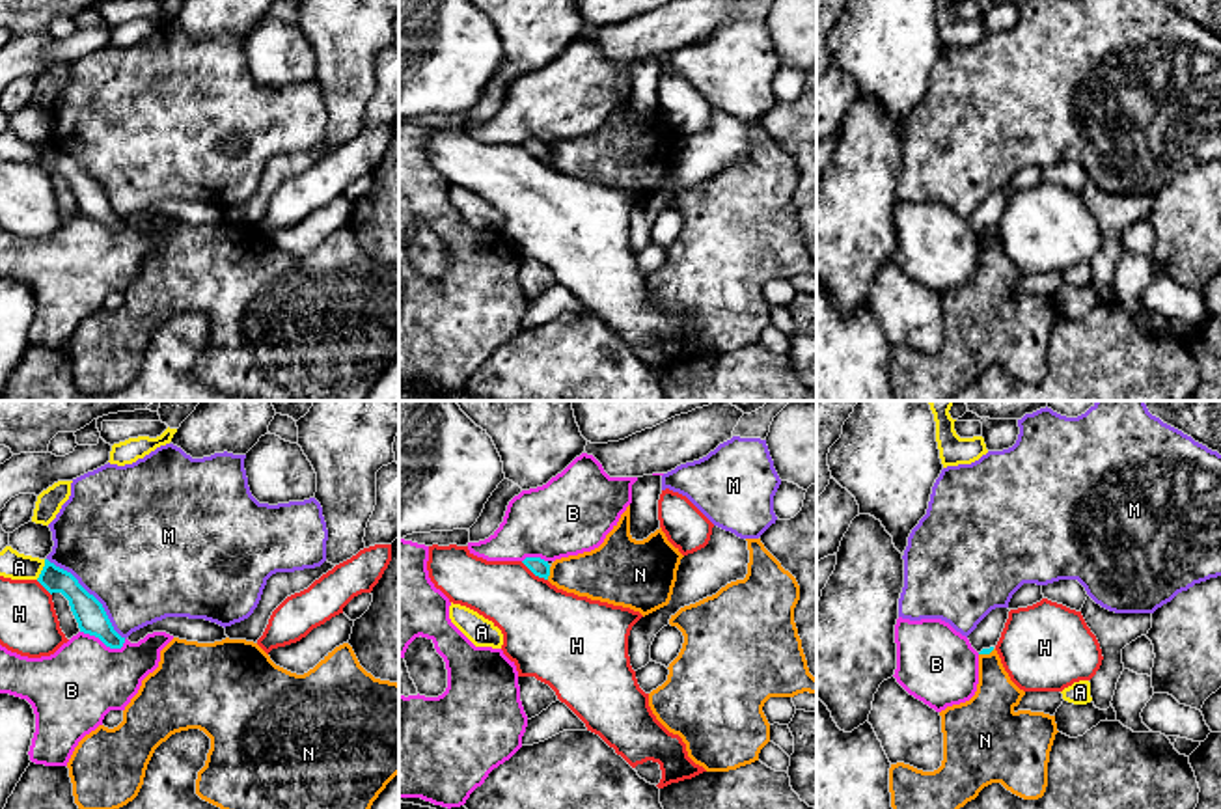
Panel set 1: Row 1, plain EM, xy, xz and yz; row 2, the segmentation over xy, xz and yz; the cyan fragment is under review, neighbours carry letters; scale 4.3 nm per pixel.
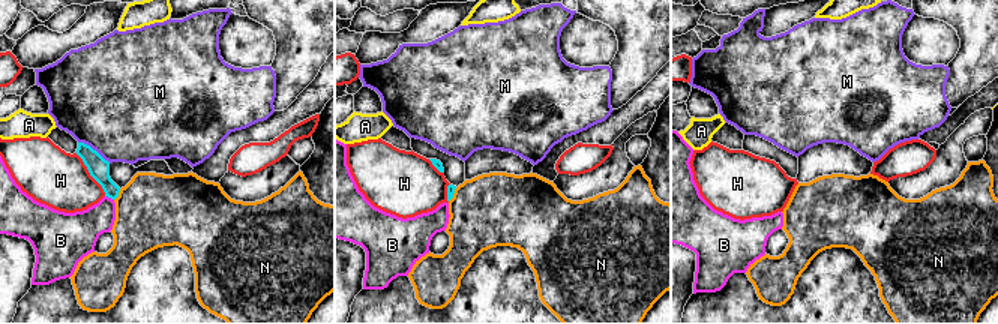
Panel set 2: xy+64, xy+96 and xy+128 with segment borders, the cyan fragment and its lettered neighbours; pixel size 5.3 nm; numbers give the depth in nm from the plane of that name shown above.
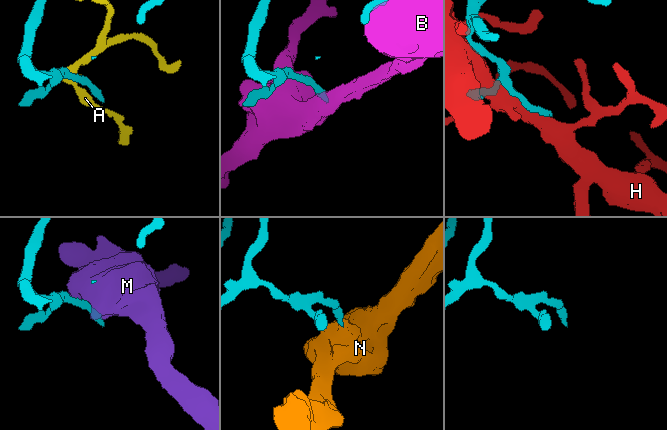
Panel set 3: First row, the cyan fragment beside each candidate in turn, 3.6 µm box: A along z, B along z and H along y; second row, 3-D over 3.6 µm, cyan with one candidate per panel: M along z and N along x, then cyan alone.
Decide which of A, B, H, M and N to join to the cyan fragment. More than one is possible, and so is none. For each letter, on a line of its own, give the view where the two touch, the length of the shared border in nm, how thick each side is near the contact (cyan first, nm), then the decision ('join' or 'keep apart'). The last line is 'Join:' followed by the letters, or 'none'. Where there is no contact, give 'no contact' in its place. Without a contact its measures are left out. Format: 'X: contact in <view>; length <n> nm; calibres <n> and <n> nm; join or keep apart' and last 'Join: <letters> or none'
A: contact in xy; length 100 nm; calibres 120 and 120 nm; keep apart
B: contact in xy; length 200 nm; calibres 130 and 360 nm; keep apart
H: contact in xz; length 150 nm; calibres 80 and 360 nm; keep apart
M: contact in xy; length 480 nm; calibres 130 and 500 nm; keep apart
N: contact in xz; length 60 nm; calibres 80 and 240 nm; keep apart
Join: none

